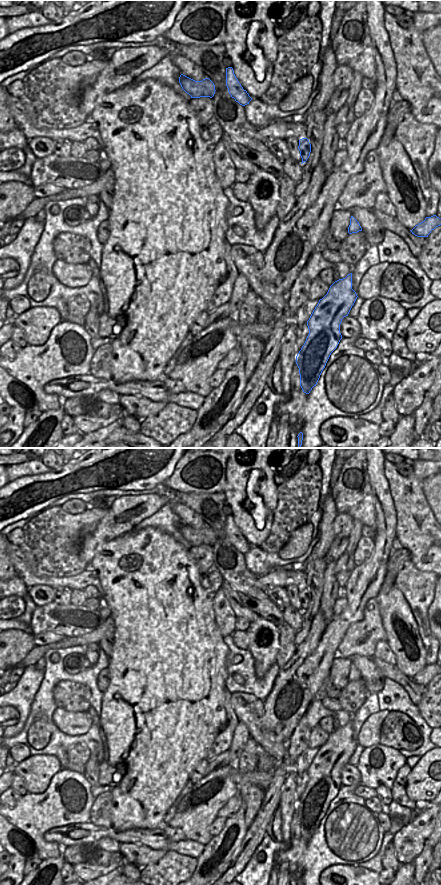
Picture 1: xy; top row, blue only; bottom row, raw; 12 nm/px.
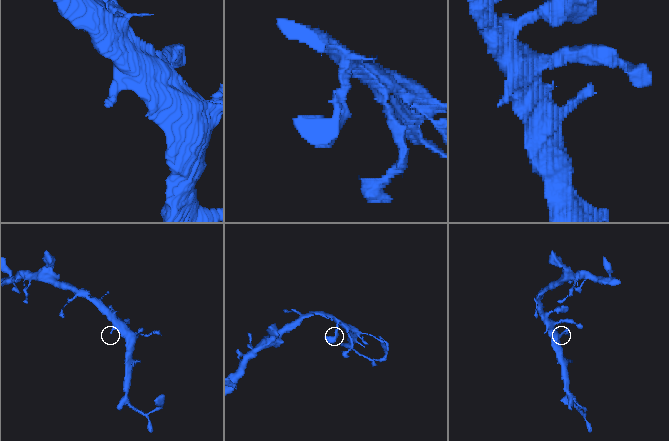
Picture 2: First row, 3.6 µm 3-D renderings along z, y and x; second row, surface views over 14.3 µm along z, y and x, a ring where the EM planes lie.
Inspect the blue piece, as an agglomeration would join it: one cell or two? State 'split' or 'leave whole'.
leave whole

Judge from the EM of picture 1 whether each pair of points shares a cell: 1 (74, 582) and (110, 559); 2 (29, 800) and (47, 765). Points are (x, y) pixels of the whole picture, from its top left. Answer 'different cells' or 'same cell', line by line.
1: different cells
2: different cells

